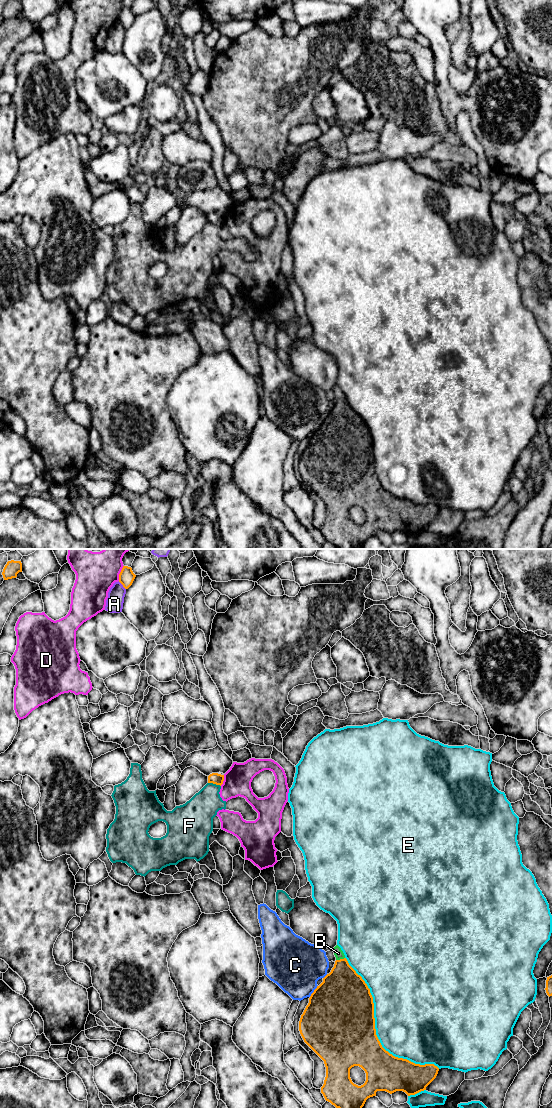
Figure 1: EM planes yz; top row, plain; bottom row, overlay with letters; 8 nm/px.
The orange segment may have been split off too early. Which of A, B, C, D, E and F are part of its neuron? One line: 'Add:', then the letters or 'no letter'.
Add: no letter

